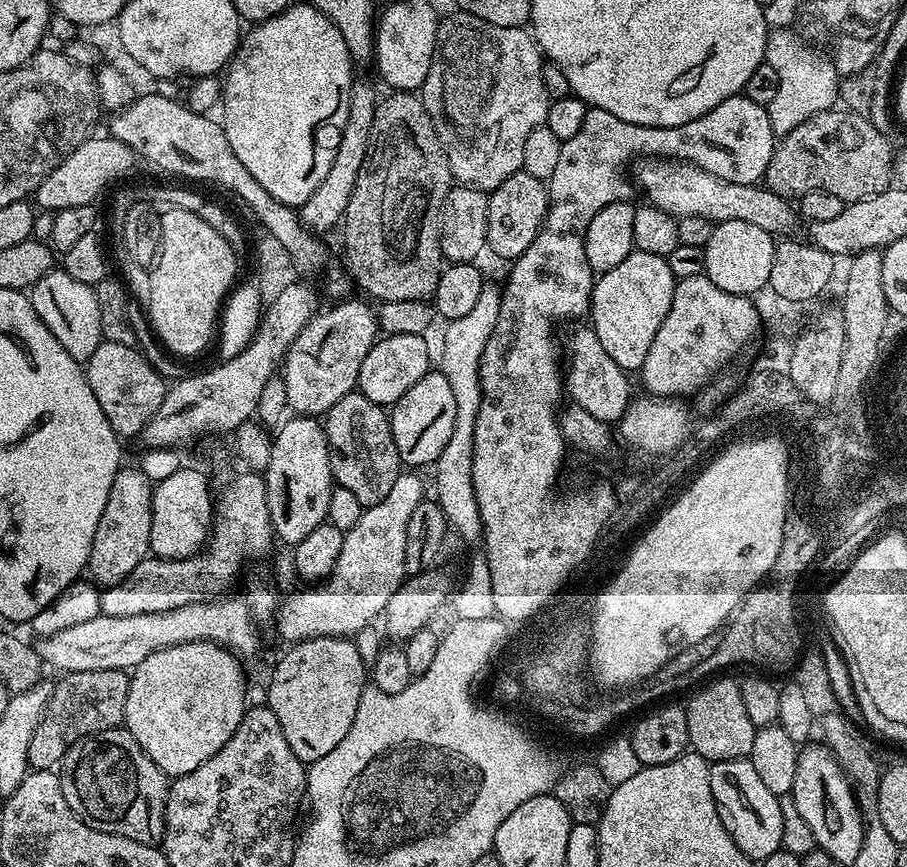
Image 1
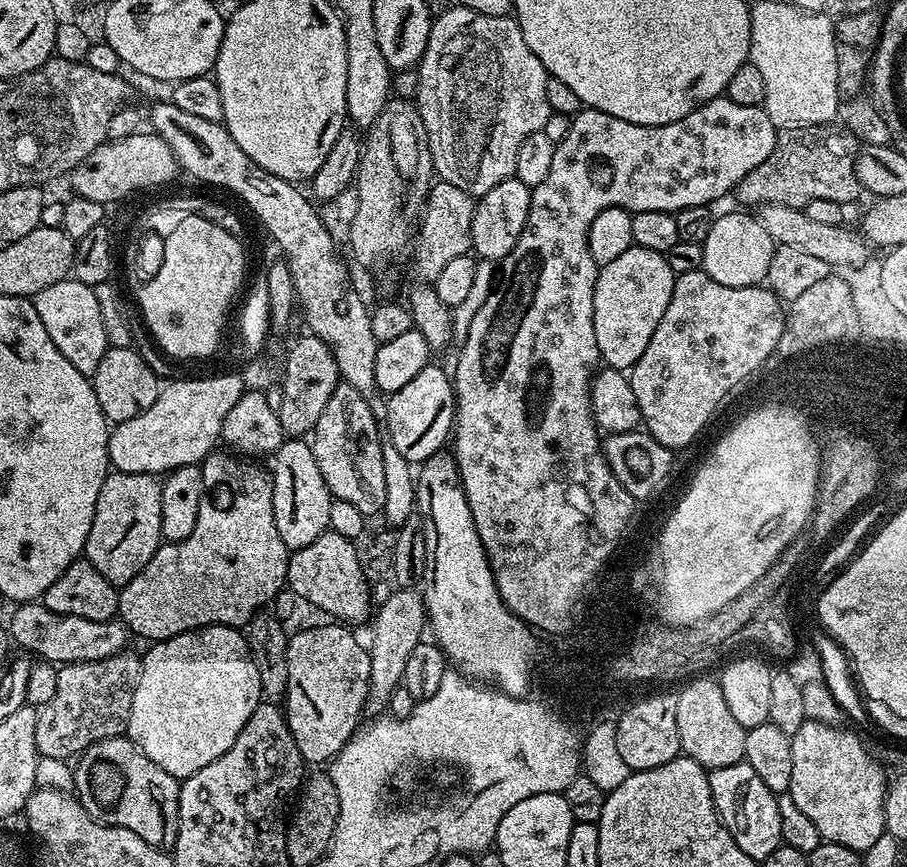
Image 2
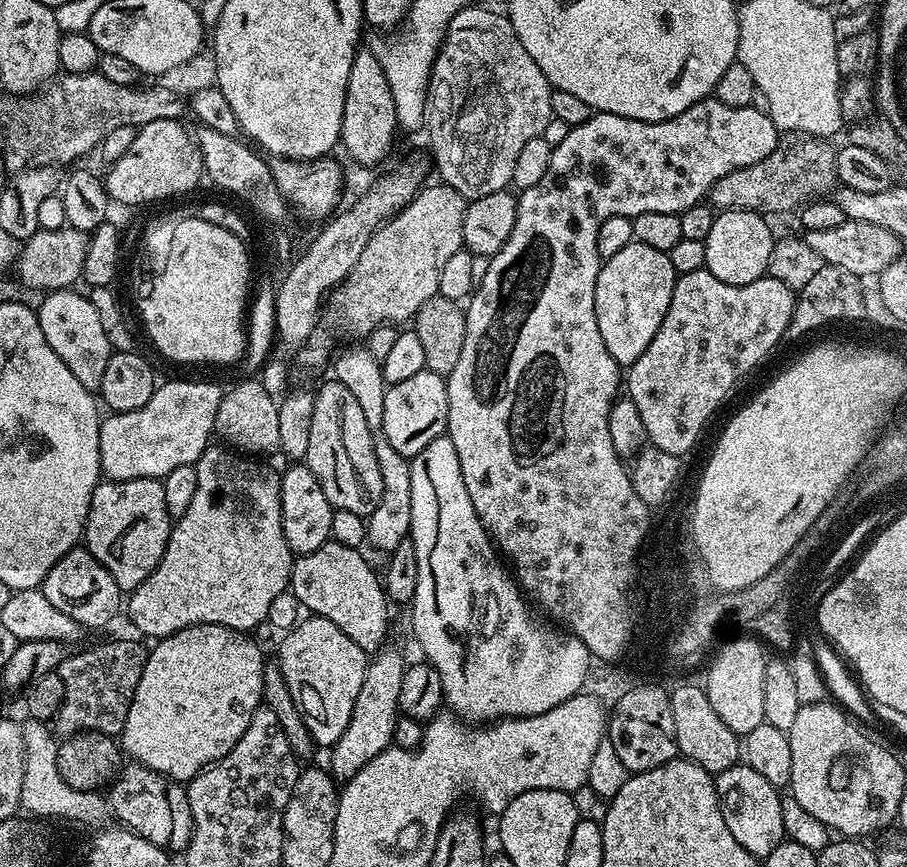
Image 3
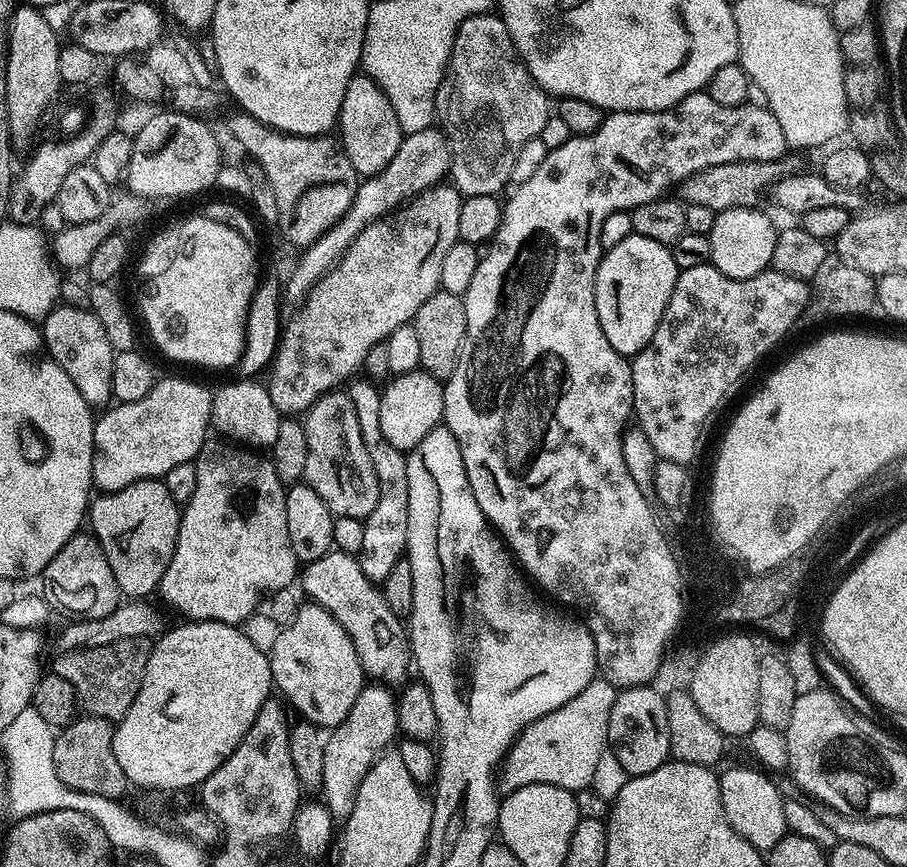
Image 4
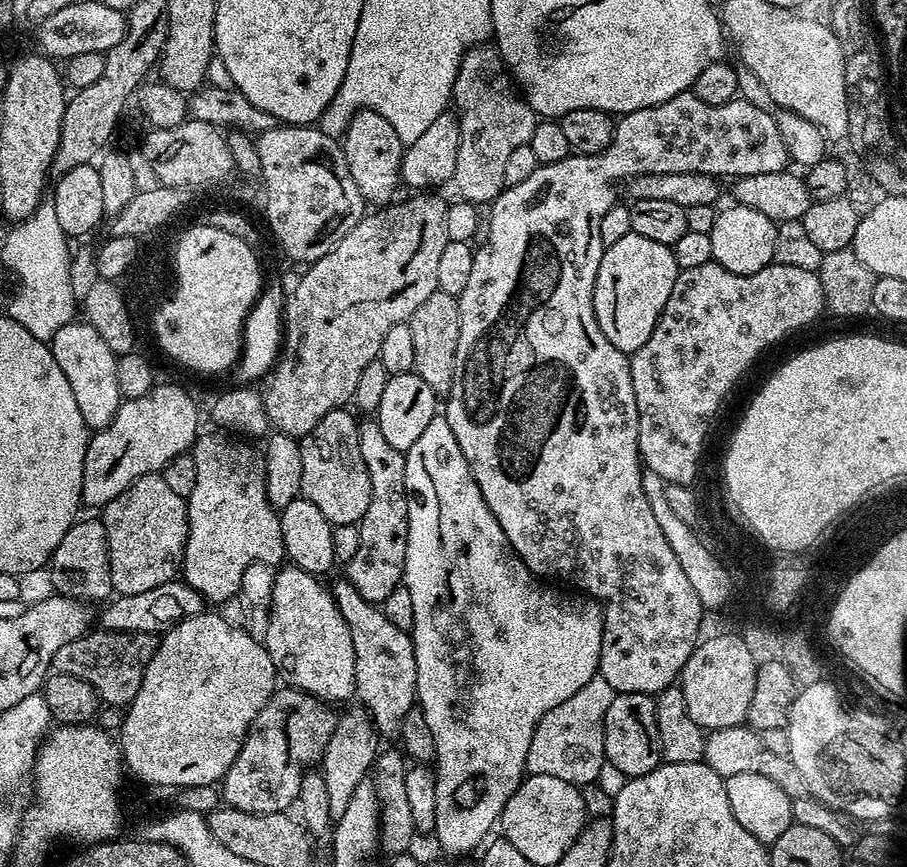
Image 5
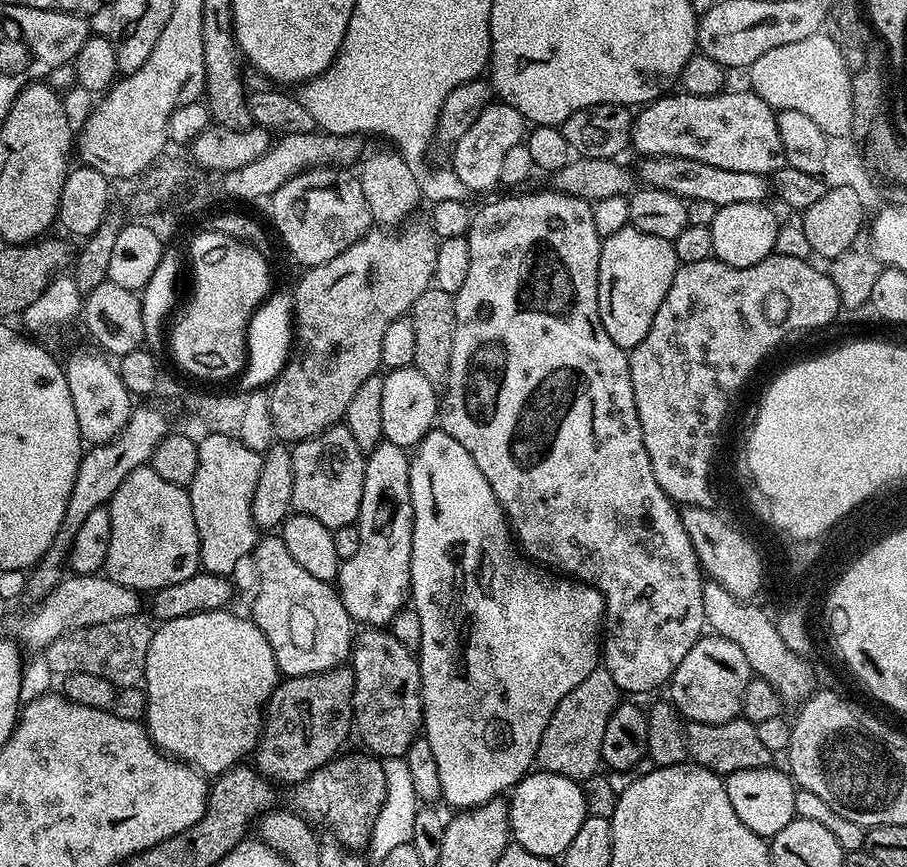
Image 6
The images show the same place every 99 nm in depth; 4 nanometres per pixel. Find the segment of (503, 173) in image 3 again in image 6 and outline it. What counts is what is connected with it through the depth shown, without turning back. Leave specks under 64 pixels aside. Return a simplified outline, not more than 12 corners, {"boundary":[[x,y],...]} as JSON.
{"boundary":[[489,103],[451,149],[469,193],[500,184],[502,161],[526,136],[514,106]]}

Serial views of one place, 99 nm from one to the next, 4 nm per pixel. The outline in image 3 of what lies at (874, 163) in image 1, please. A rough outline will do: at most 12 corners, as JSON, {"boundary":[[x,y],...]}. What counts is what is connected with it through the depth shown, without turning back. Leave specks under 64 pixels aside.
{"boundary":[[790,132],[712,184],[720,212],[788,212],[837,187],[836,148]]}

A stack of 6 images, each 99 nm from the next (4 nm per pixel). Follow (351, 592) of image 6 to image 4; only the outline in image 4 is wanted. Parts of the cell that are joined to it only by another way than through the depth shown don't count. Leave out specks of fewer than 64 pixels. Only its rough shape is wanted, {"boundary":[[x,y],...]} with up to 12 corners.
{"boundary":[[347,385],[378,503],[360,569],[383,582],[408,550],[408,458],[382,434],[381,389]]}

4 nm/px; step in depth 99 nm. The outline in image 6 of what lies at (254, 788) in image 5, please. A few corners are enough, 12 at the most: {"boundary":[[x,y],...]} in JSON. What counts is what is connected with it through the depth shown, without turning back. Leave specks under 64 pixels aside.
{"boundary":[[355,677],[277,683],[254,767],[298,786],[343,749]]}

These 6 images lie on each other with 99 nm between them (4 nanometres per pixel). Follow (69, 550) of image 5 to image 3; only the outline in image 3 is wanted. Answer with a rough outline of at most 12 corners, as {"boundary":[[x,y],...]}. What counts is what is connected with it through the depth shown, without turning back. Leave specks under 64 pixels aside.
{"boundary":[[71,548],[42,585],[81,629],[122,612],[110,570]]}

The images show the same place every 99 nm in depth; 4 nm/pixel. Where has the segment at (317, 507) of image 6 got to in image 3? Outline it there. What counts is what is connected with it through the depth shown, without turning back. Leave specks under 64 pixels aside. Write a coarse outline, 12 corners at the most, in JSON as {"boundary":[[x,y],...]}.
{"boundary":[[315,389],[303,463],[333,509],[367,518],[382,498],[354,394]]}

